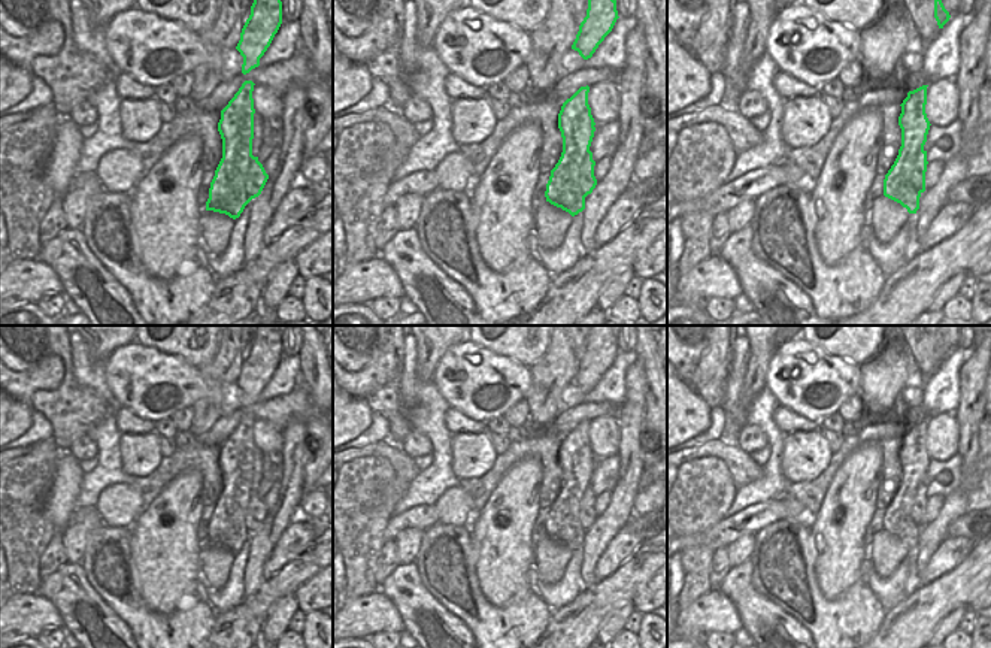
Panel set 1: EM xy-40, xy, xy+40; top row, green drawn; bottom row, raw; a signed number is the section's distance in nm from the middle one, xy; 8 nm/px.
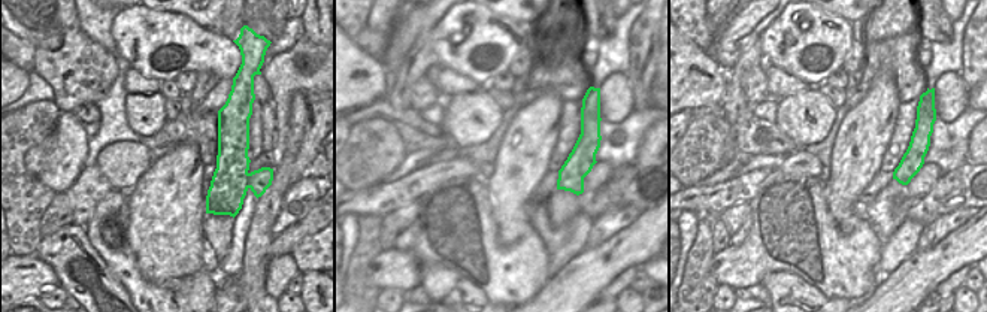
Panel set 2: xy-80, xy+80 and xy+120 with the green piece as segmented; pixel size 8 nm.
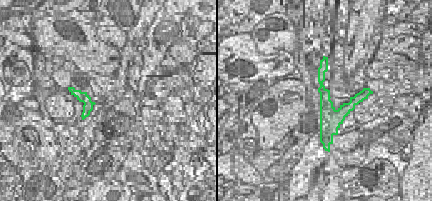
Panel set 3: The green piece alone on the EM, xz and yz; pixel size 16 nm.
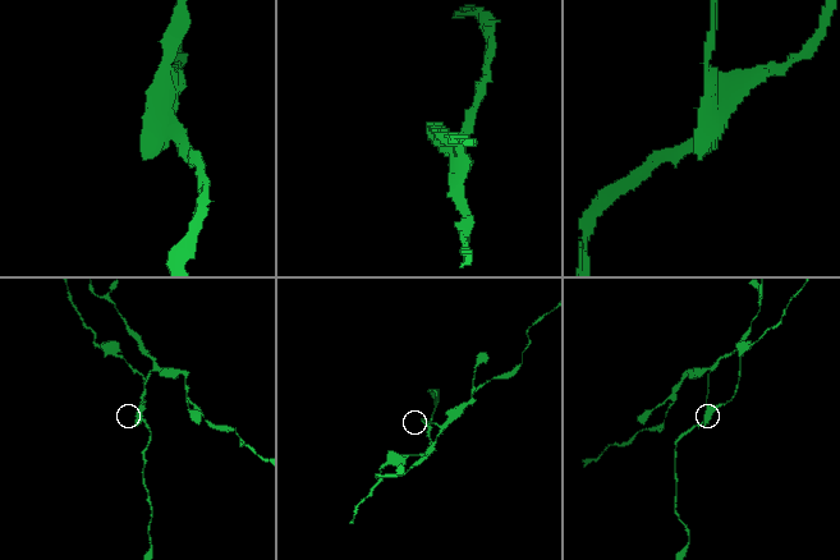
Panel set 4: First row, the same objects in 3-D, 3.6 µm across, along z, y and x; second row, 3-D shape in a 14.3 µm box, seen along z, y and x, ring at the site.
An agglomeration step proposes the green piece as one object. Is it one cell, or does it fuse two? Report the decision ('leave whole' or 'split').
split

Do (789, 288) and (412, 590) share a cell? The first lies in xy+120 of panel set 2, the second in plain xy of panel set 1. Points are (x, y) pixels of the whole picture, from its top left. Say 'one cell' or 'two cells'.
one cell

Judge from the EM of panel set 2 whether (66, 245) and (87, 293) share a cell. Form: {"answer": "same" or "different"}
{"answer": "same"}

